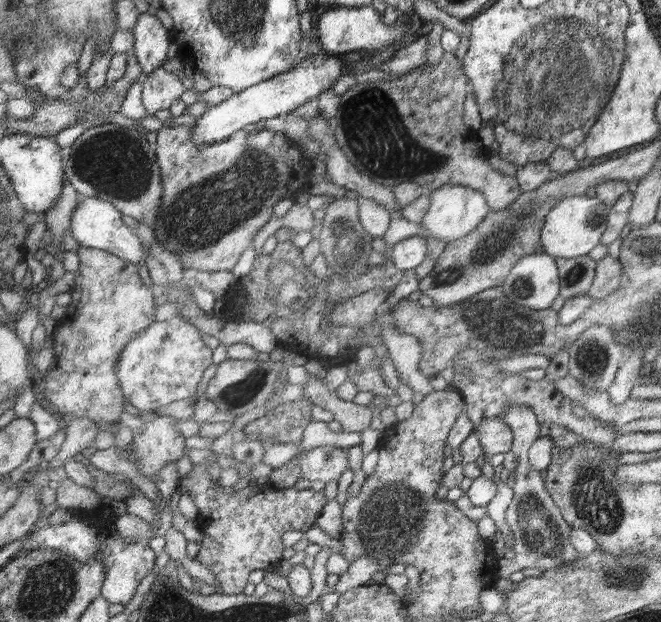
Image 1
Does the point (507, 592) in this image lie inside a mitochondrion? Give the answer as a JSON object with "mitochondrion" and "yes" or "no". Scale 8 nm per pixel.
{"mitochondrion":"no"}

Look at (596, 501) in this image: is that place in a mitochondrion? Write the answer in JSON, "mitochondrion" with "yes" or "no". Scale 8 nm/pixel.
{"mitochondrion":"yes"}

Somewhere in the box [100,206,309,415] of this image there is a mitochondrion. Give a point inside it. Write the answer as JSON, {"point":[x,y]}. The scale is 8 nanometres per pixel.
{"point":[236,395]}

